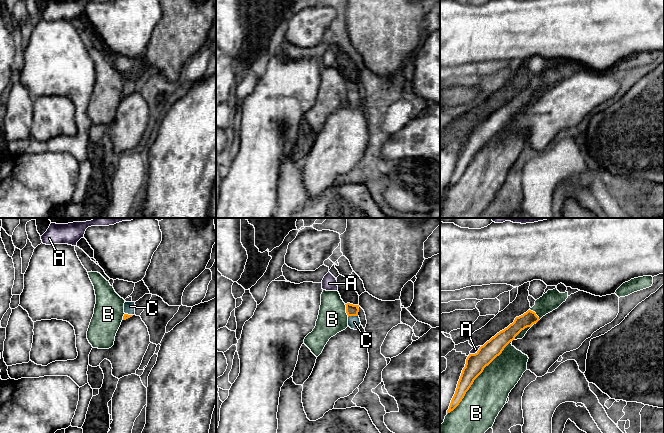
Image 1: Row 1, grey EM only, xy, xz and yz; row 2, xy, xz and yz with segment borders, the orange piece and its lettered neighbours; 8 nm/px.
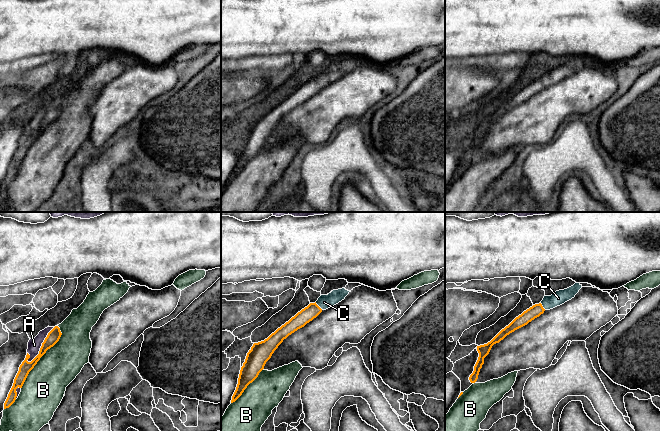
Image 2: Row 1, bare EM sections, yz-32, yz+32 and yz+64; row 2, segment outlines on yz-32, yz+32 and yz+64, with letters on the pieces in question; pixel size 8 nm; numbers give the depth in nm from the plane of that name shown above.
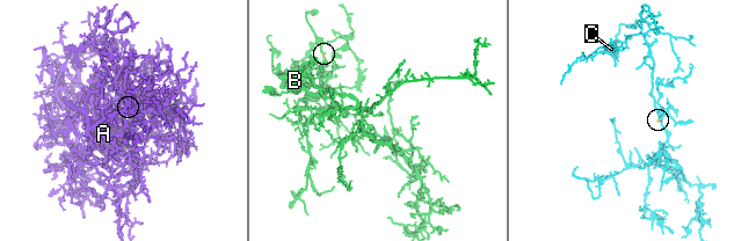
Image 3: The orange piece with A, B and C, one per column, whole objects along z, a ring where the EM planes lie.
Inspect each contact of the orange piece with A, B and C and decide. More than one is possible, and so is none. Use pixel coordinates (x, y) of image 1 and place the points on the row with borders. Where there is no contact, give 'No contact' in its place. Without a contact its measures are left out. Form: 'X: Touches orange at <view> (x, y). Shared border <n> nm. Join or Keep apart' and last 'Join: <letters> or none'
A: Touches orange at yz (475, 353). Shared border 120 nm. Keep apart
B: Touches orange at yz (477, 376). Shared border 800 nm. Keep apart
C: Touches orange at xz (352, 315). Shared border 80 nm. Join
Join: C

